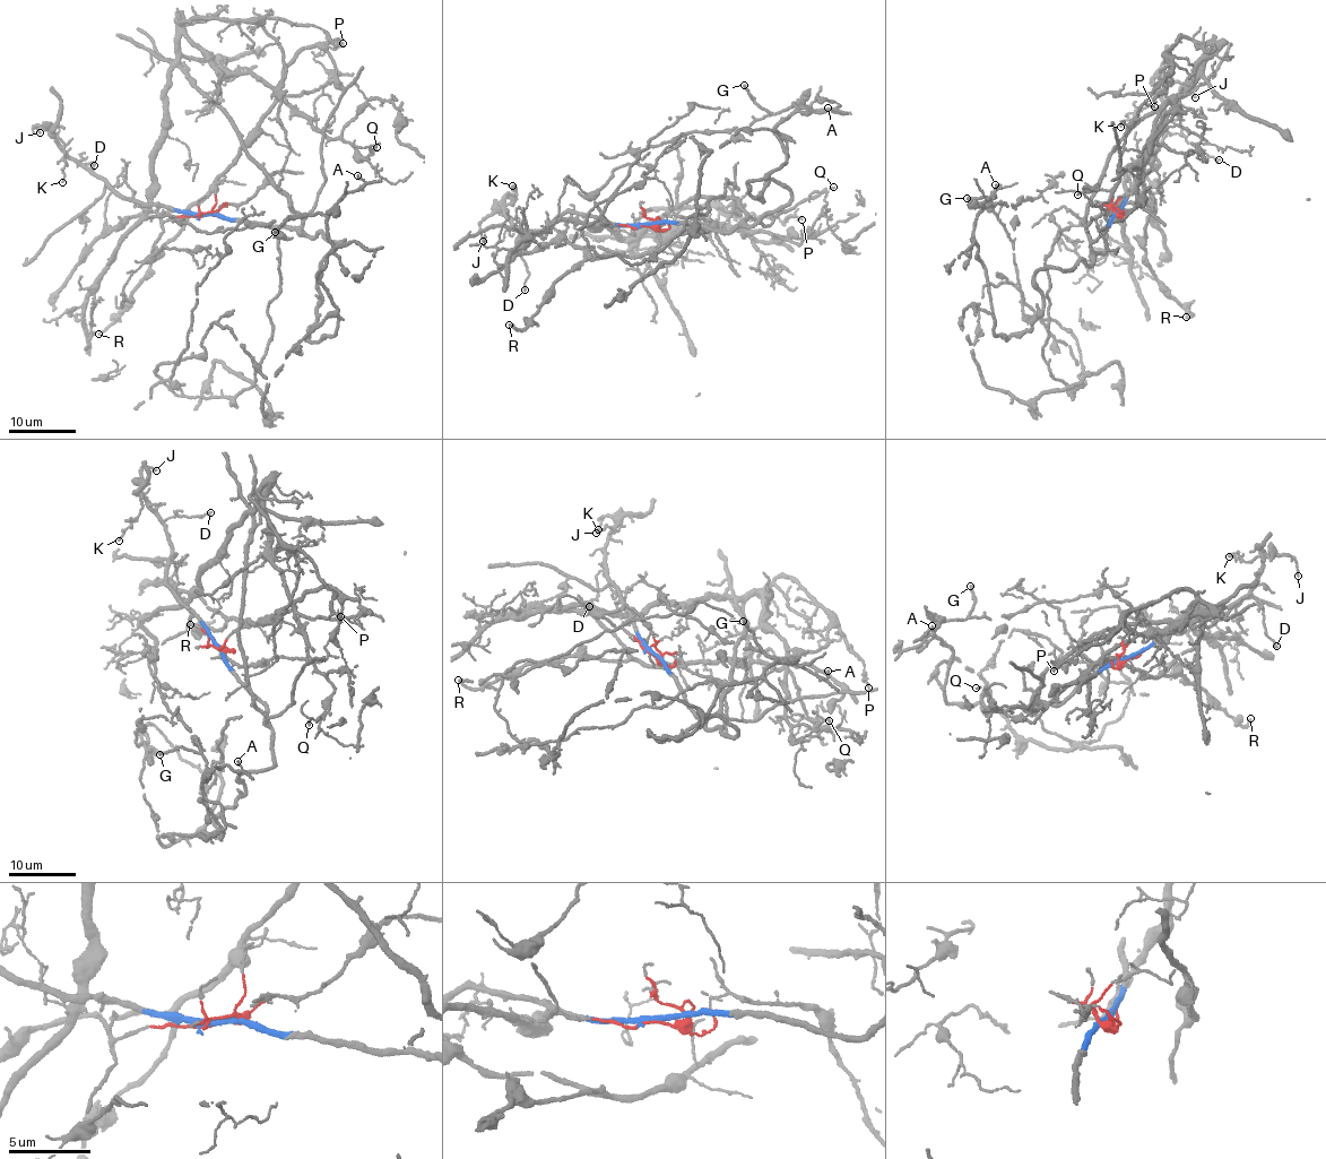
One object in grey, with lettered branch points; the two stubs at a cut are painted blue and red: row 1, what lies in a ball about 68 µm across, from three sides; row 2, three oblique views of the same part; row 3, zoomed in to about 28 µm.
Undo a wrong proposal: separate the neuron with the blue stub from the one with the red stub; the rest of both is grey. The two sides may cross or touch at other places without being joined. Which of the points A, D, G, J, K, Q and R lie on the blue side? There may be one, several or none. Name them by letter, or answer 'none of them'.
A, D, G, J, K

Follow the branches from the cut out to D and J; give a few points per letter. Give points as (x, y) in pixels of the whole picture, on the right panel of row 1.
D: (1119, 213), (1128, 166), (1147, 158), (1167, 132), (1180, 133), (1219, 159)
J: (1119, 213), (1128, 166), (1147, 158), (1164, 137), (1163, 91), (1179, 81), (1187, 85), (1195, 97)

